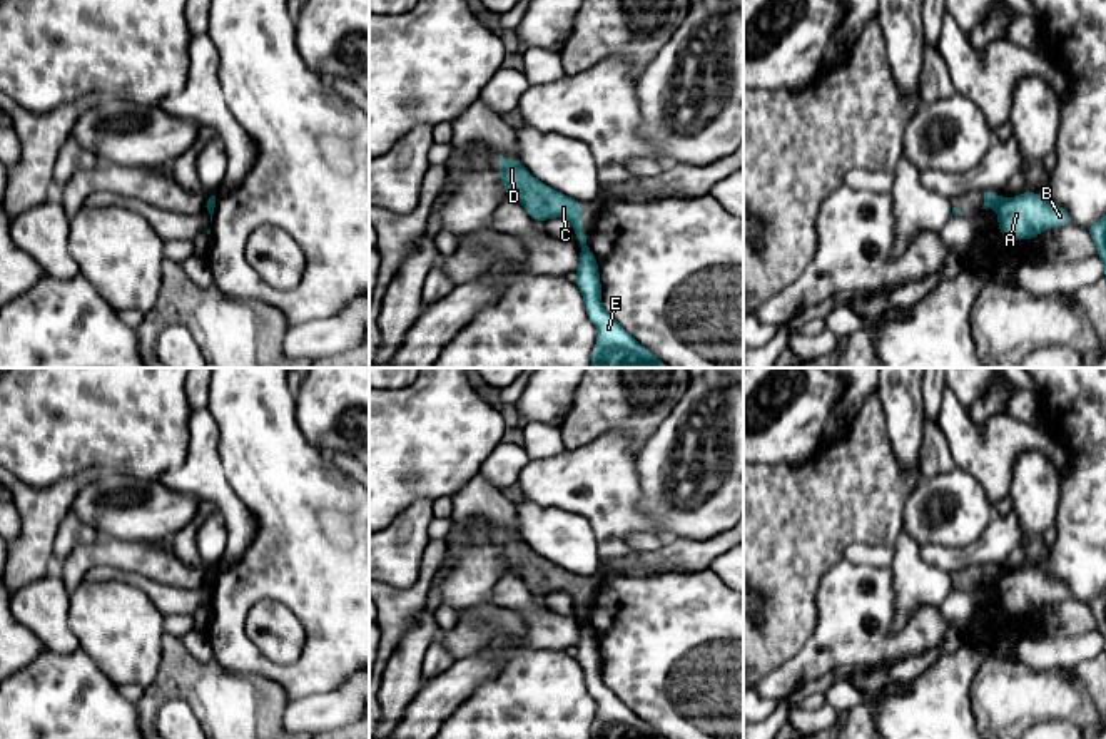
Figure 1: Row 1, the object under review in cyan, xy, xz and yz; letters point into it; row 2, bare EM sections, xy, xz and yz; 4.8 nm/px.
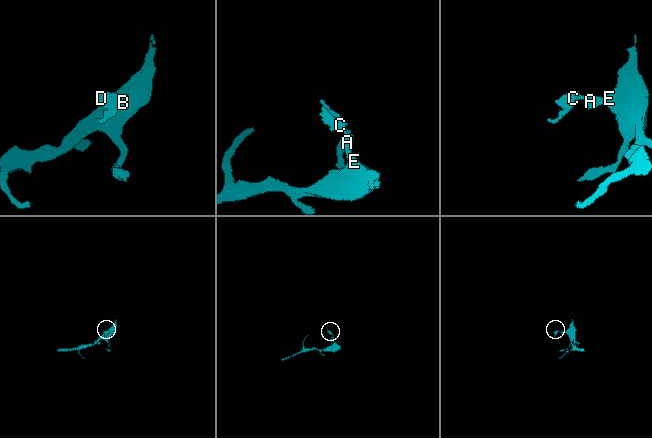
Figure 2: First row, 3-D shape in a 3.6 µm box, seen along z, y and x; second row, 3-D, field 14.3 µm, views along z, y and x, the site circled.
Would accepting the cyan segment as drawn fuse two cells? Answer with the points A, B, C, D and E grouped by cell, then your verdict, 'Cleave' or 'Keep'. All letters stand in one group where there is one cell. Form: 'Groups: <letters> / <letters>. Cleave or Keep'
Groups: A B E / C D. Cleave

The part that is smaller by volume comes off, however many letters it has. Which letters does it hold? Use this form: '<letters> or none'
C, D

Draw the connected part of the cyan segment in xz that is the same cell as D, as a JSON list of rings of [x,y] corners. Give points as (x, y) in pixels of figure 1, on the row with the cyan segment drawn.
[[[498,157],[503,161],[498,172],[501,182],[506,186],[506,199],[520,202],[533,221],[546,222],[553,217],[568,217],[578,244],[581,247],[586,246],[588,234],[581,222],[583,202],[535,179],[520,161]]]

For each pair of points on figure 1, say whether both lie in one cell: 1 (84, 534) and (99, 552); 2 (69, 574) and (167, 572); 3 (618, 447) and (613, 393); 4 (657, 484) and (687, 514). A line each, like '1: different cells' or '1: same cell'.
1: different cells
2: same cell
3: different cells
4: same cell

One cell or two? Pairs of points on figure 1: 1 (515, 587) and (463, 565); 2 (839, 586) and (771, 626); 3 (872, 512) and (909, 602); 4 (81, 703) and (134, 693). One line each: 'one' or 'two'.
1: two
2: two
3: two
4: two

